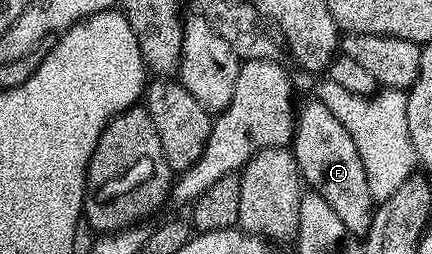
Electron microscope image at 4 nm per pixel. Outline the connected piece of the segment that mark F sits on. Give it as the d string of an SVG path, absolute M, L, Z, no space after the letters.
M309 99L304 106L299 106L296 134L292 137L290 148L296 156L303 184L320 193L326 203L332 205L349 234L367 233L374 212L373 186L366 179L362 155L358 155L358 147L354 147L350 131L334 119L334 114L321 101Z

